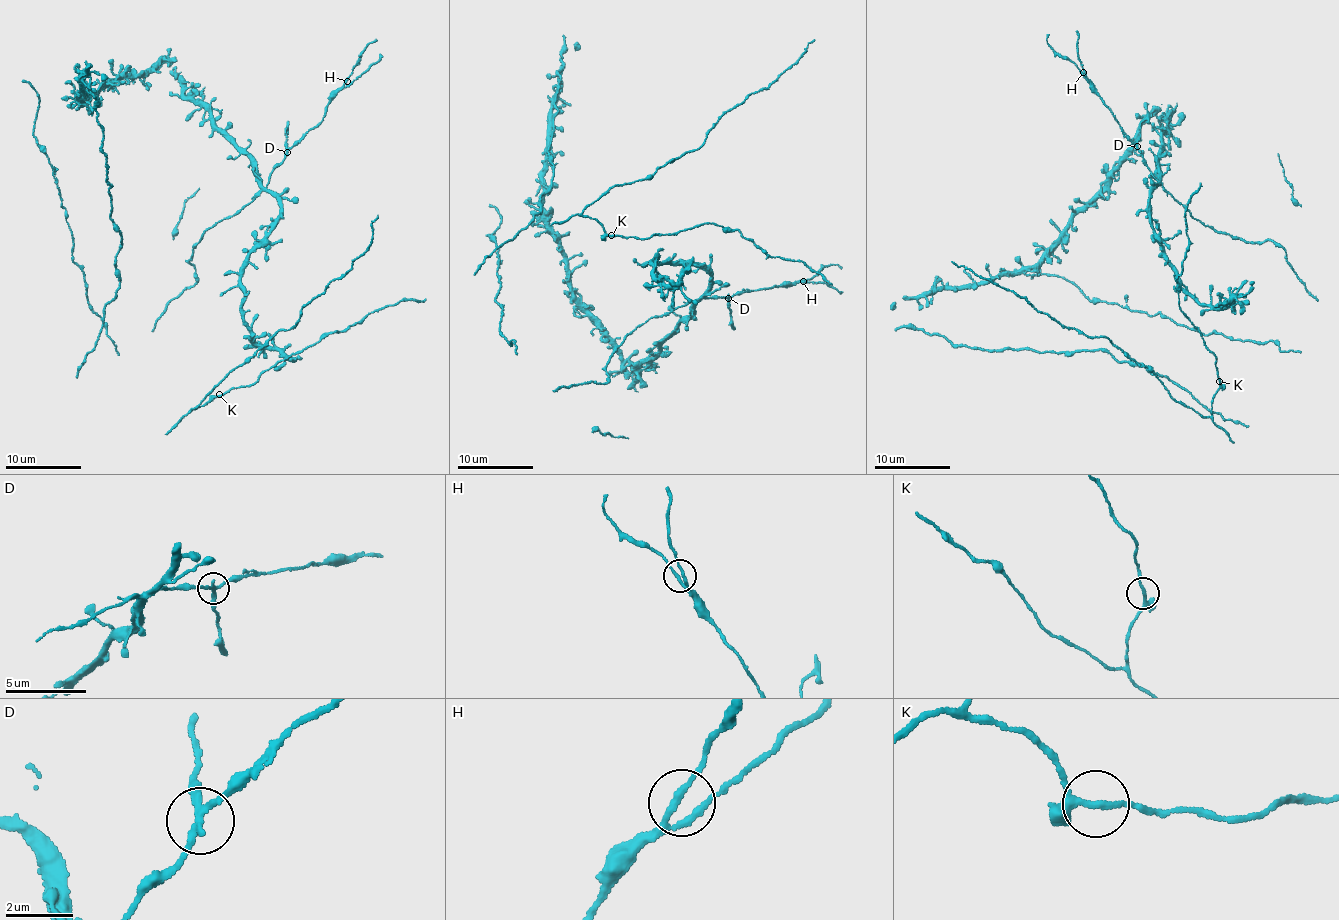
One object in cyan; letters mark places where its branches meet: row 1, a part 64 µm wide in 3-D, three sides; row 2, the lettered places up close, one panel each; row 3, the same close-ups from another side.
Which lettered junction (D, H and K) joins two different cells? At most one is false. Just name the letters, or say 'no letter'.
D

